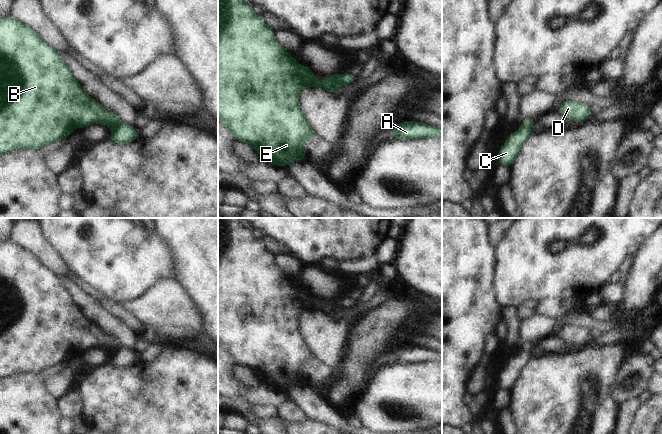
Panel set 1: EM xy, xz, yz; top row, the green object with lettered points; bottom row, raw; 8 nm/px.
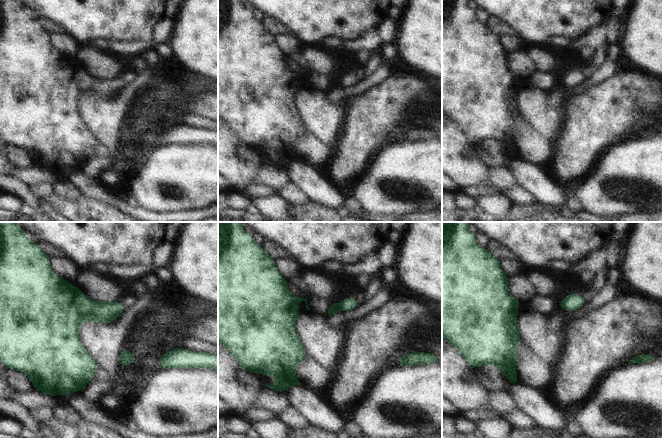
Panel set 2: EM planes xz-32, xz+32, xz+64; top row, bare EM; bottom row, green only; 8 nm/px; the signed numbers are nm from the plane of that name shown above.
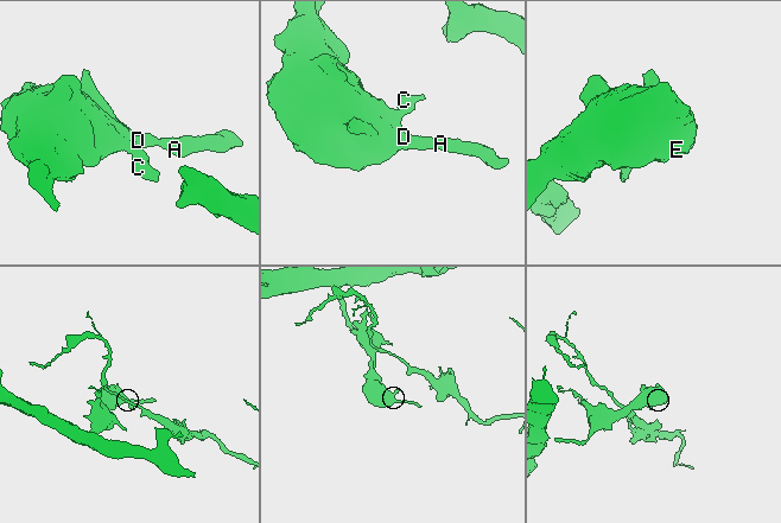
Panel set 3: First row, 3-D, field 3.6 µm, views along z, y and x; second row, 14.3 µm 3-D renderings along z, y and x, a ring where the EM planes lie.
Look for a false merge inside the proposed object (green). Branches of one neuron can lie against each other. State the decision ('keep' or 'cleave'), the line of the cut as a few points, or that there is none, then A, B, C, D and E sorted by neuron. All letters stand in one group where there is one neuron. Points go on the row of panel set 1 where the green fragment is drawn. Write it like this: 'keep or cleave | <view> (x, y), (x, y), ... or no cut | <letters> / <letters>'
keep | no cut | A B C D E

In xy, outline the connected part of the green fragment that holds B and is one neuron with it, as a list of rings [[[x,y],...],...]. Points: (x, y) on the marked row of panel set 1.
[[[8,16],[0,19],[0,155],[10,153],[17,149],[40,149],[49,143],[54,143],[68,137],[75,128],[81,127],[83,129],[91,123],[100,123],[102,126],[108,125],[108,129],[113,130],[110,135],[111,141],[118,144],[129,143],[139,138],[133,126],[121,122],[116,114],[105,109],[101,104],[92,99],[82,90],[78,81],[71,75],[67,66],[61,61],[58,51],[43,41],[36,31],[28,25]]]

